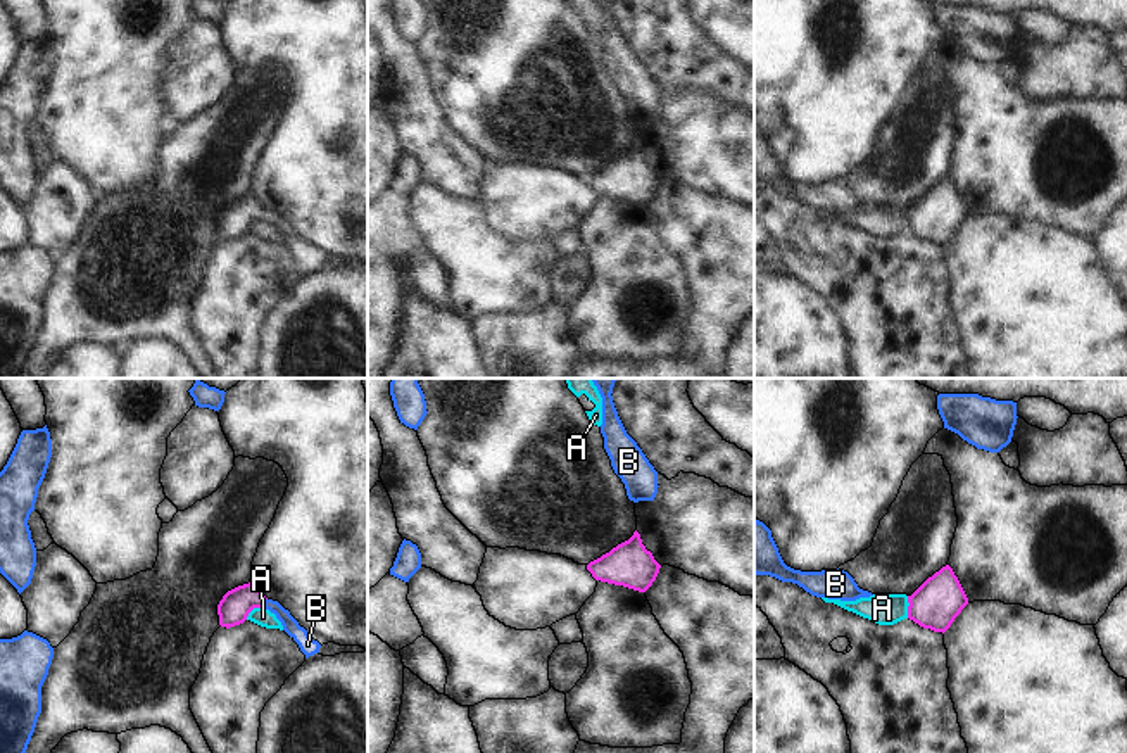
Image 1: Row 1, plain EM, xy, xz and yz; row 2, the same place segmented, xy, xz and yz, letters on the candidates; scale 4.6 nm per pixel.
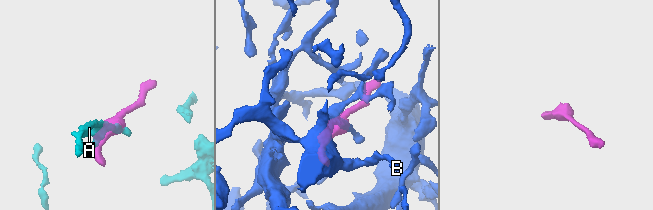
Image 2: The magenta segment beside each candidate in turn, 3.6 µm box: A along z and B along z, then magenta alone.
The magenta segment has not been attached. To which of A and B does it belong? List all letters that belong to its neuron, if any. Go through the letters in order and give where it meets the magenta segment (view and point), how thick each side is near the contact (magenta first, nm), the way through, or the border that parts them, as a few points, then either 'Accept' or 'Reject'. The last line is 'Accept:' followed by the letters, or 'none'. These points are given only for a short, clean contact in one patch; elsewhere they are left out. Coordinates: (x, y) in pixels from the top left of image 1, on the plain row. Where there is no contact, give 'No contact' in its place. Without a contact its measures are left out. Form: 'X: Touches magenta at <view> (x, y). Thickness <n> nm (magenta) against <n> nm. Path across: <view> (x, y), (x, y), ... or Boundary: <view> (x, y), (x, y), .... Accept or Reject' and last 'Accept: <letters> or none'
A: Touches magenta at yz (908, 220). Thickness 220 nm (magenta) against 140 nm. Boundary: yz (906, 209), (908, 230). Reject
B: Touches magenta at xy (264, 213). Thickness 150 nm (magenta) against 80 nm. Path across: xy (233, 221), (242, 213), (264, 213), (290, 239). Accept
Accept: B

